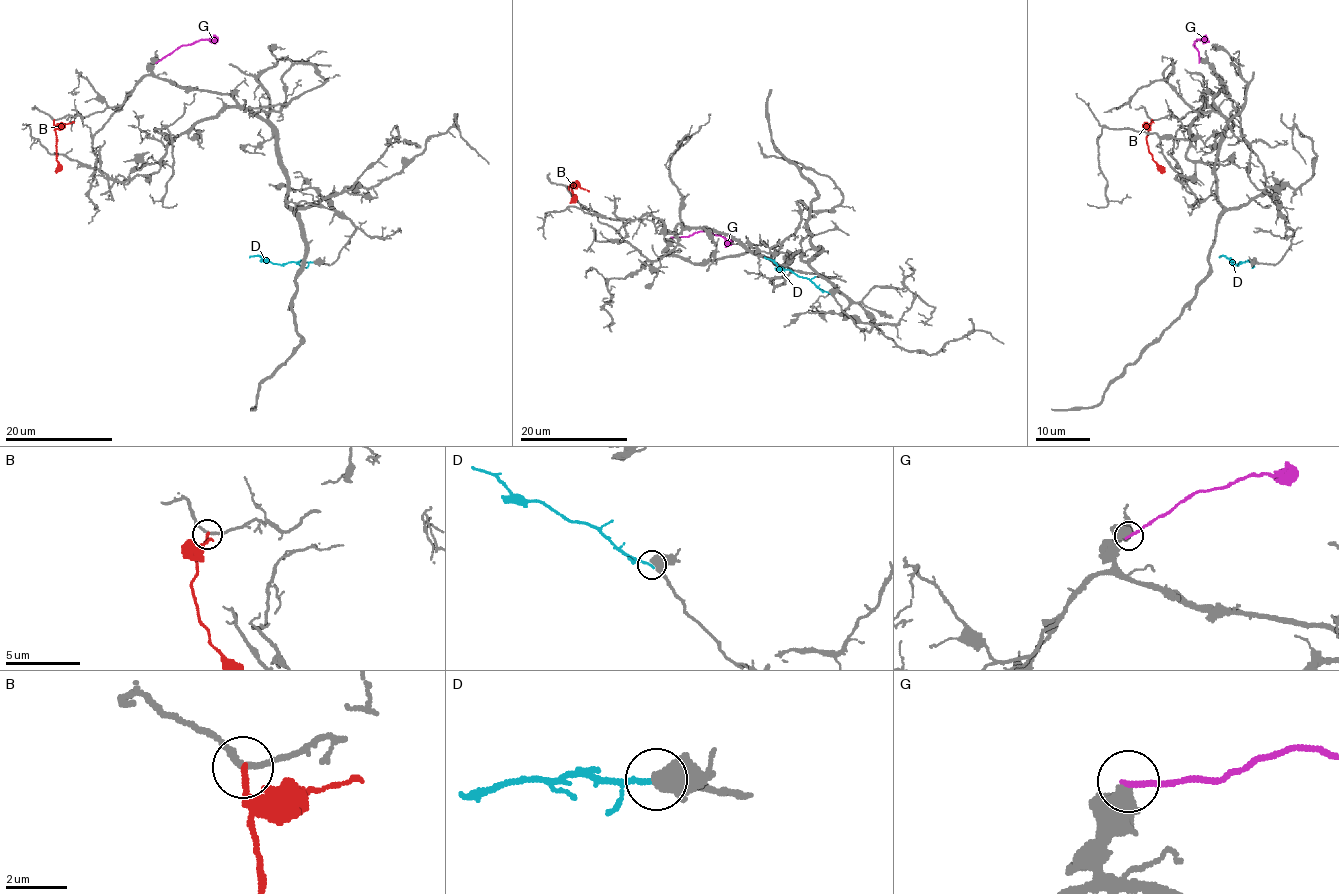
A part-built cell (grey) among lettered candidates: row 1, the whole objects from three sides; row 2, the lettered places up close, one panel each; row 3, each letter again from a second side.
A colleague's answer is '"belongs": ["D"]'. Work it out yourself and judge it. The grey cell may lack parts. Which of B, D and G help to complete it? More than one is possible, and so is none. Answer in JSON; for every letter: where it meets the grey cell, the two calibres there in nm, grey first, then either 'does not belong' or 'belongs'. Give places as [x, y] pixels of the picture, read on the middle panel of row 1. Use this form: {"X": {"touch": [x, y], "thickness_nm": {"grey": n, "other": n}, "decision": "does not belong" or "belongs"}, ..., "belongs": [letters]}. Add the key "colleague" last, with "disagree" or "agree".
{"B": {"touch": [568, 190], "thickness_nm": {"grey": 170, "other": 190}, "decision": "does not belong"}, "D": {"touch": [829, 292], "thickness_nm": {"grey": 500, "other": 170}, "decision": "belongs"}, "G": {"touch": [672, 237], "thickness_nm": {"grey": 550, "other": 190}, "decision": "does not belong"}, "belongs": ["D"], "colleague": "agree"}

